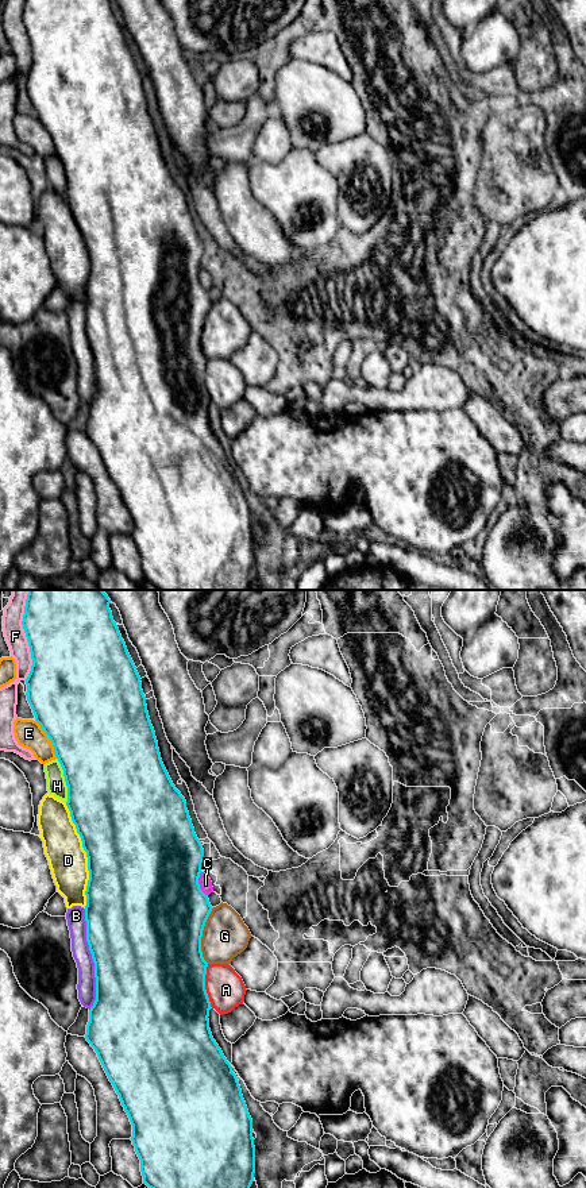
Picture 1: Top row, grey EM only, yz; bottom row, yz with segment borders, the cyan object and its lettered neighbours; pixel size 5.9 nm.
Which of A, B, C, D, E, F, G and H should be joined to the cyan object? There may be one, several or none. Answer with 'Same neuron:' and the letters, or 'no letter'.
Same neuron: no letter

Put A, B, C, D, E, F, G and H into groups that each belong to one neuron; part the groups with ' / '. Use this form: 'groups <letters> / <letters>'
groups A / B / C / D / E / F / G / H

